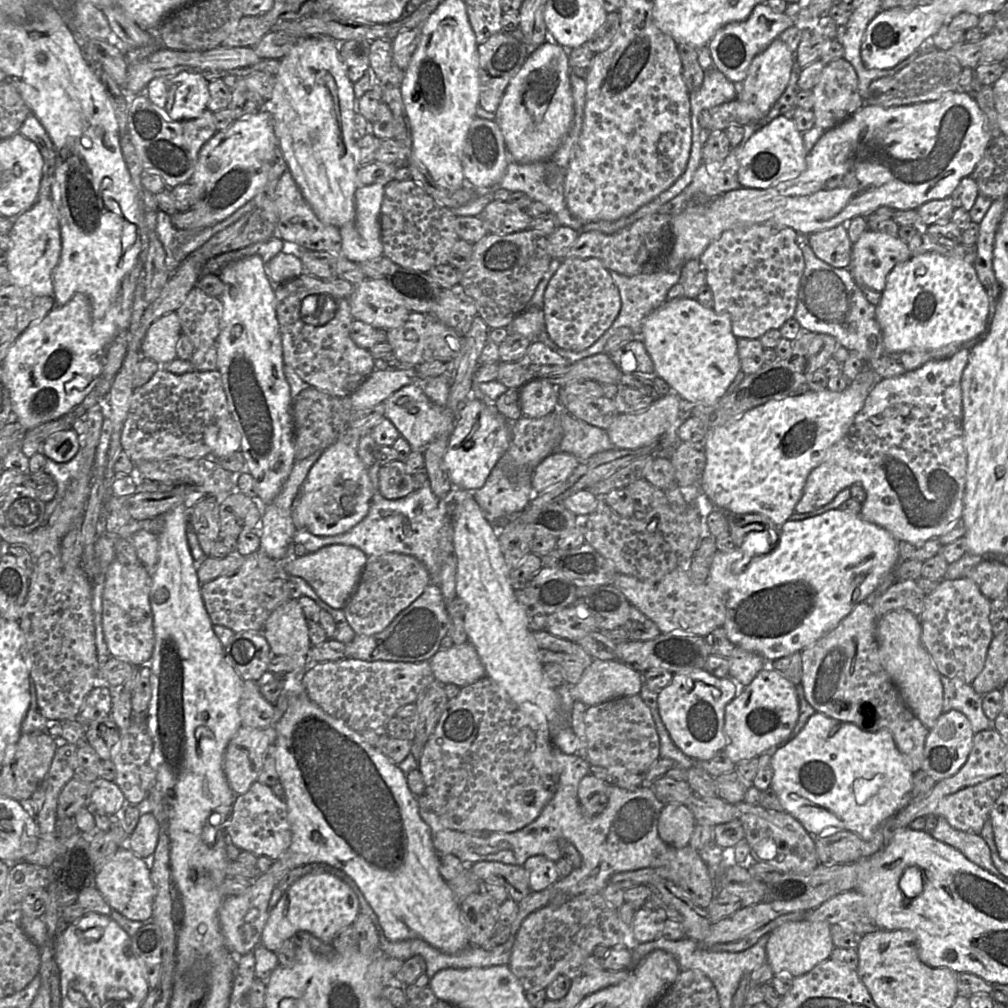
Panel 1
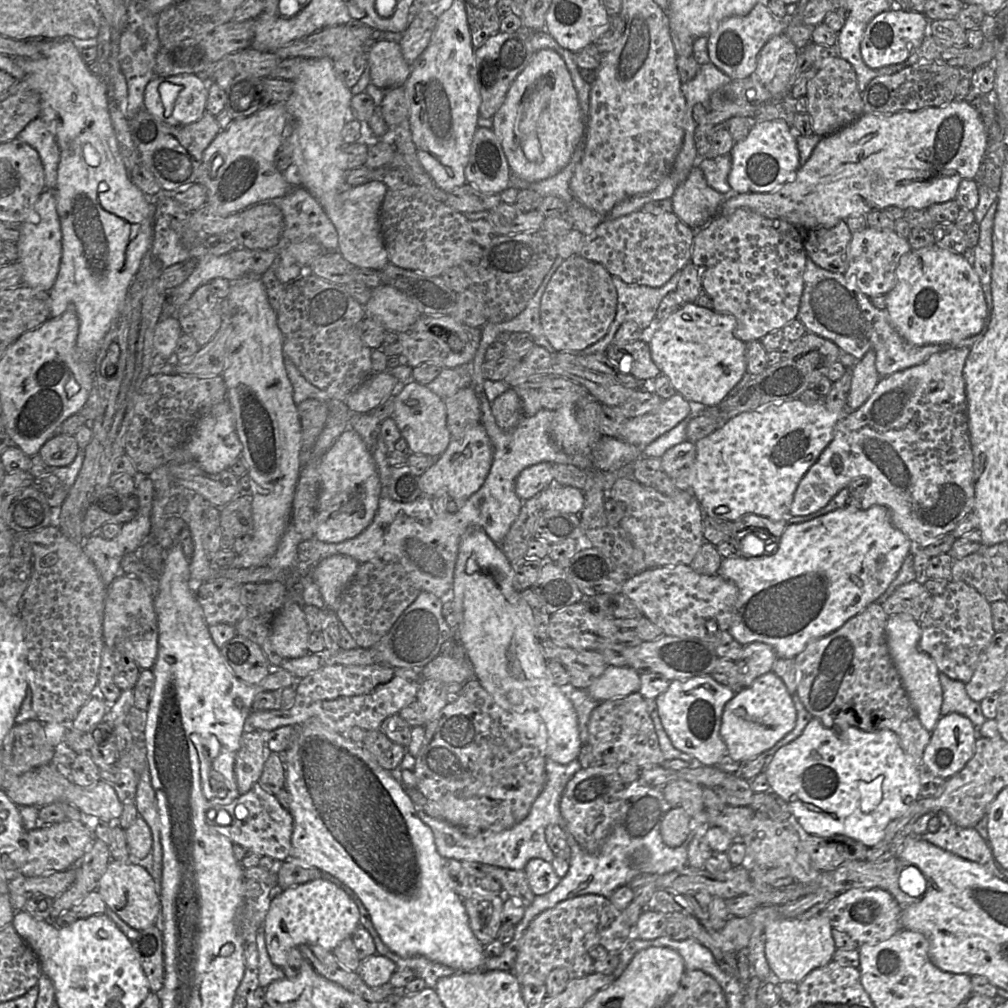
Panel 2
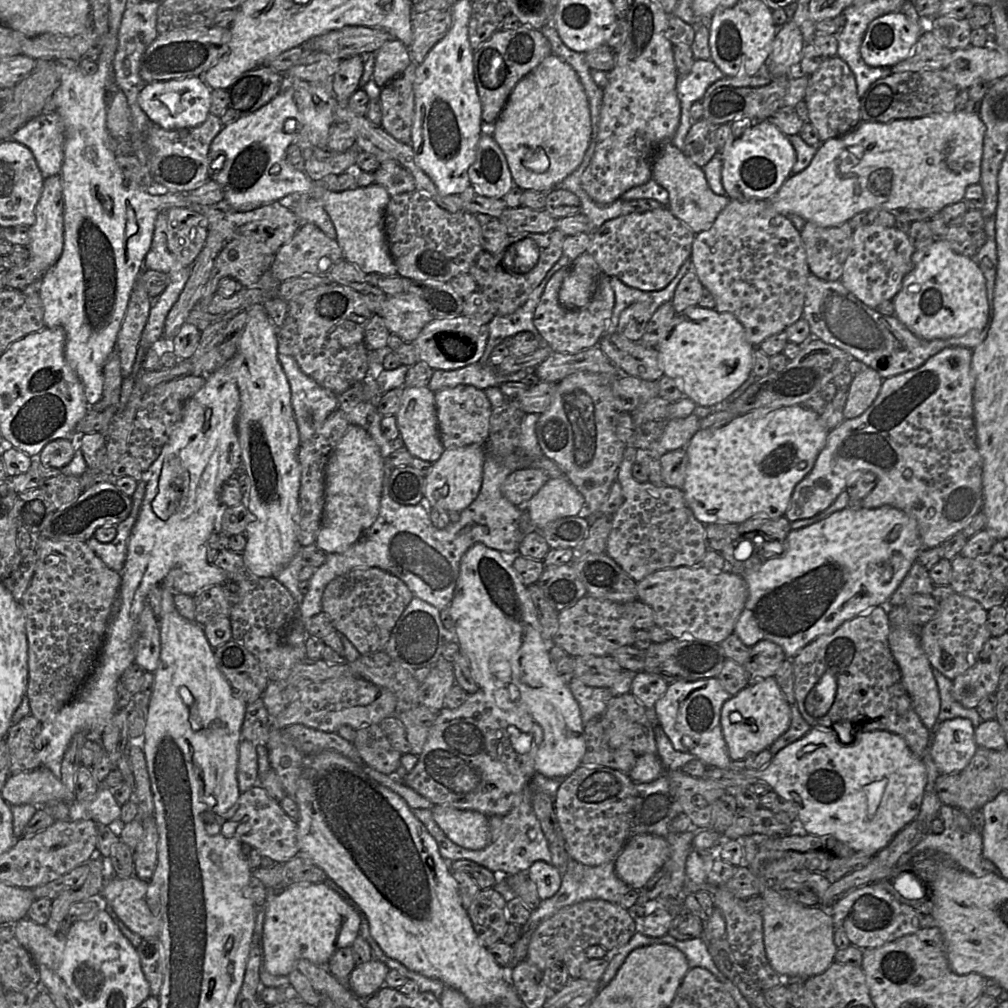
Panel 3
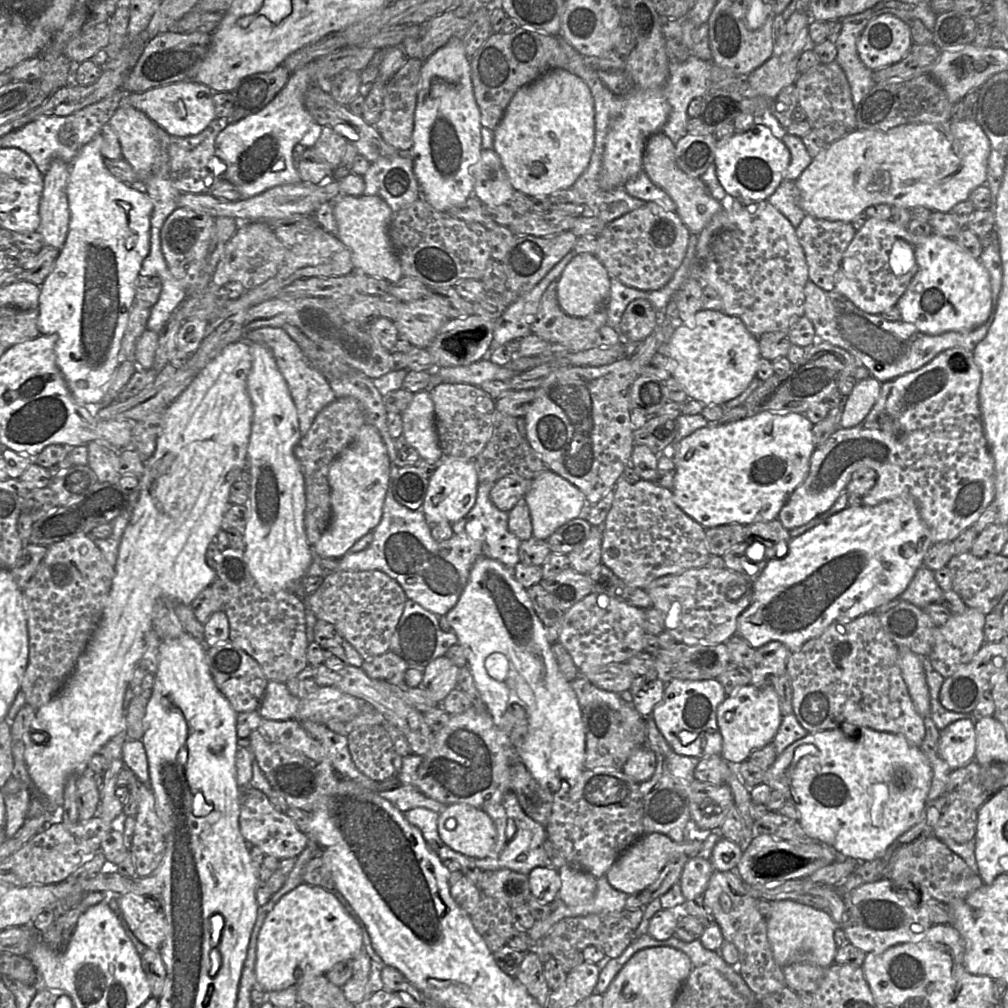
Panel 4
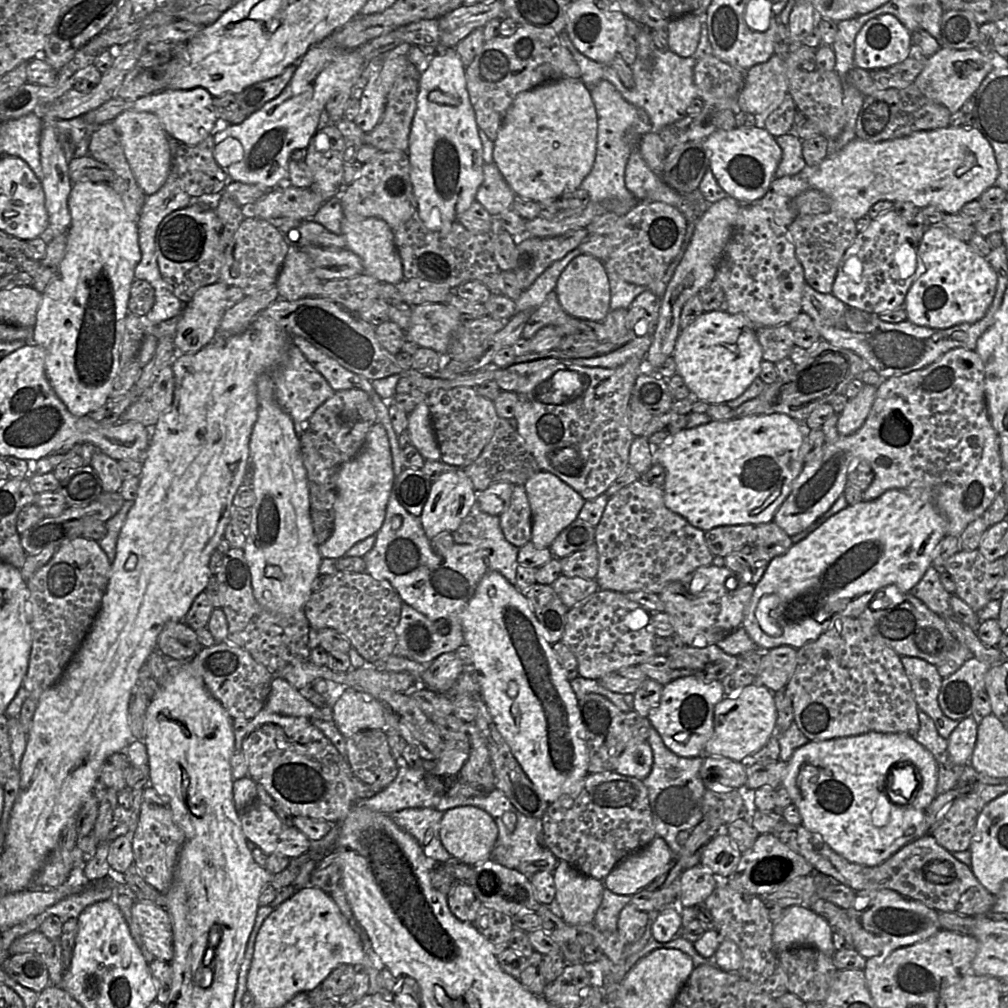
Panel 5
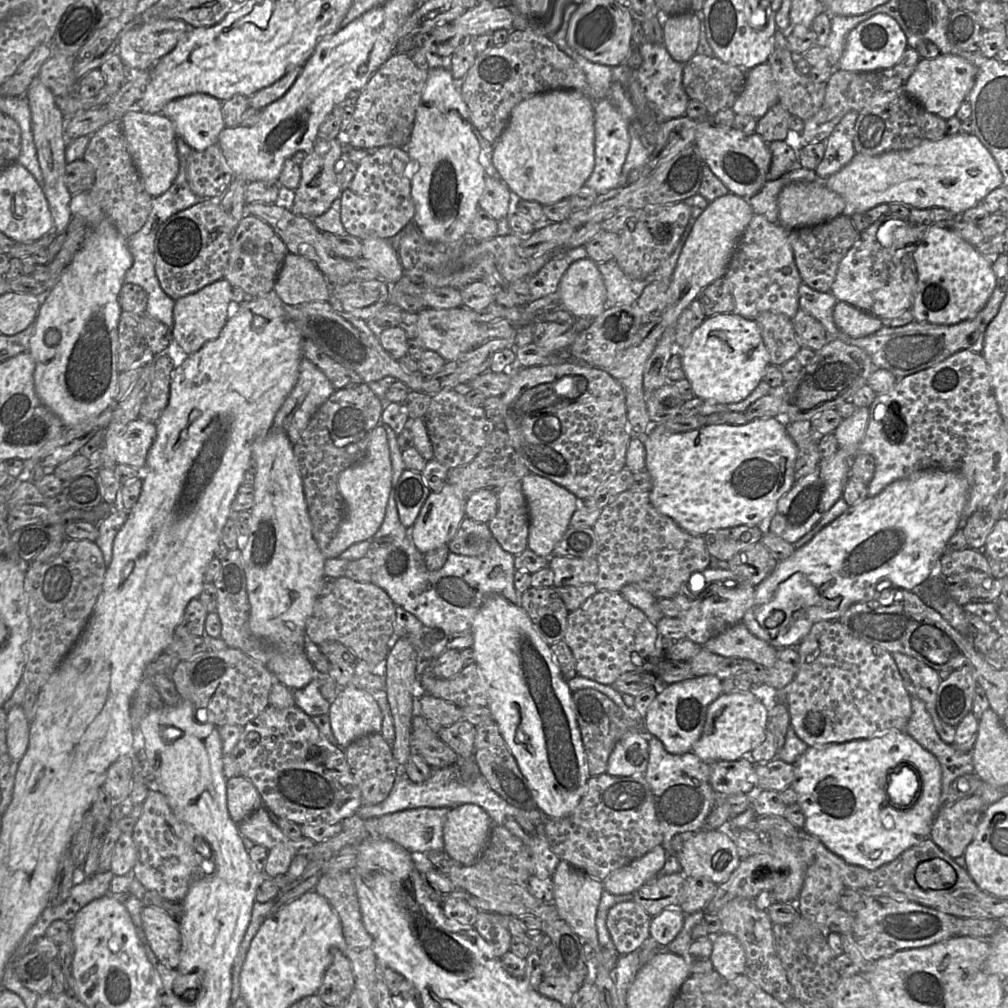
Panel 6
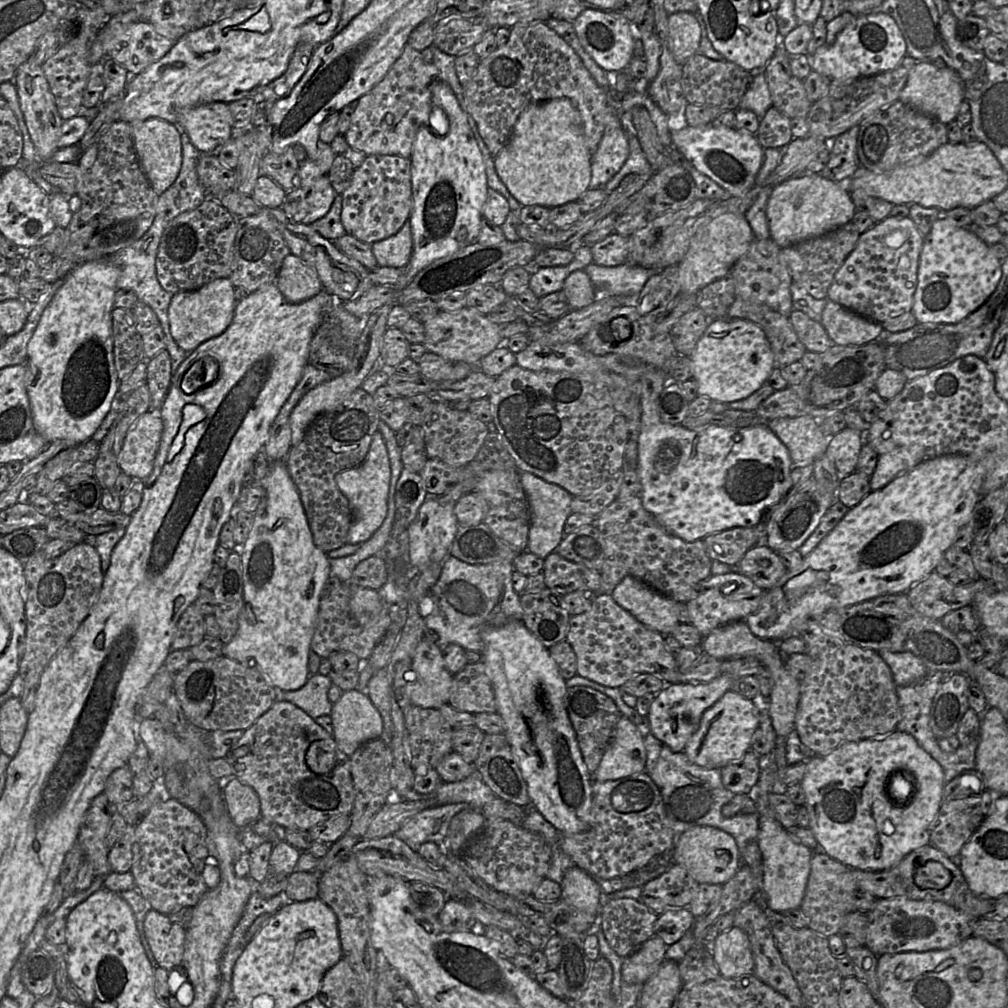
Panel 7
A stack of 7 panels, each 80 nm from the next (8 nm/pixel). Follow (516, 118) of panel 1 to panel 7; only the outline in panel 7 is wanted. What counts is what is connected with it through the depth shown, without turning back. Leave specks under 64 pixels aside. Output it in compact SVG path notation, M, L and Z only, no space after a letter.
M567 97L554 98L528 105L519 115L503 149L494 157L494 166L509 193L522 205L557 207L575 202L588 189L591 181L591 153L588 150L578 109Z

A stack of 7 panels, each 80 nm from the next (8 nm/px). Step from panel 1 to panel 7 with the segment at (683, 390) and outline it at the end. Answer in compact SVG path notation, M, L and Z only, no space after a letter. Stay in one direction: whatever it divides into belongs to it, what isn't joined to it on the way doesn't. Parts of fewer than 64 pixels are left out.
M738 318L710 320L689 358L698 395L722 403L749 397L765 383L775 368L773 352L763 329Z

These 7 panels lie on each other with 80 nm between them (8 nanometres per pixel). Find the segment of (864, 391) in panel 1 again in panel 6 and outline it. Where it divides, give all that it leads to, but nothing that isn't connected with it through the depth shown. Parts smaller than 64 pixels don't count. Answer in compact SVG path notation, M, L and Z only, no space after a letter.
M776 418L755 419L743 425L704 425L682 433L673 433L663 425L657 425L650 427L643 442L645 470L653 480L651 503L691 535L704 536L711 531L739 525L758 526L763 520L770 519L779 500L795 484L794 468L799 450L787 433L786 423Z

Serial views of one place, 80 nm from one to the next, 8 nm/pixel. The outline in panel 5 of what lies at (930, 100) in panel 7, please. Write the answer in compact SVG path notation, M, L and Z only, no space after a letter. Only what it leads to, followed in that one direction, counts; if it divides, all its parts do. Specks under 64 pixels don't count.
M940 48L928 58L914 84L925 96L945 106L952 114L959 111L969 97L974 96L984 78L994 68L992 59L993 53L984 54L978 49Z

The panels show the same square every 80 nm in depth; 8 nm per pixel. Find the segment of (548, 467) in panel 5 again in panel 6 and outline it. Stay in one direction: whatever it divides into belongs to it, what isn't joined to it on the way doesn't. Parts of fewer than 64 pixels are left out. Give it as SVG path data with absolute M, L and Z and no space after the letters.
M570 360L560 364L516 367L516 369L514 367L512 370L510 387L501 395L501 415L513 448L530 473L557 483L574 494L579 500L592 496L610 477L619 473L626 466L626 452L632 437L627 421L626 397L623 387L608 372L586 365L583 362Z

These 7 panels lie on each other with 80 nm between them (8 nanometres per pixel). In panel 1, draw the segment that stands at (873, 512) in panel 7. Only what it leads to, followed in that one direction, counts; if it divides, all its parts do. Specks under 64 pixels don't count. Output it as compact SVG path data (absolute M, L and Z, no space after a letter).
M836 508L805 520L786 522L781 527L777 544L765 554L750 557L746 568L739 573L732 573L730 566L748 555L740 548L728 553L717 550L707 582L725 595L723 628L729 640L740 648L761 655L768 663L801 652L836 628L898 564L898 544L888 531L864 520L861 515Z

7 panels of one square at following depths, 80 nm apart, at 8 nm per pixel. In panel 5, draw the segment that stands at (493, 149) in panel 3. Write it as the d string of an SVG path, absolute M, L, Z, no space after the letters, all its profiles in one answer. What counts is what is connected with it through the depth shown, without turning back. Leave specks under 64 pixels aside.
M484 163L483 181L475 195L476 201L492 217L497 217L505 210L511 209L514 196L514 192L503 178L495 163Z

